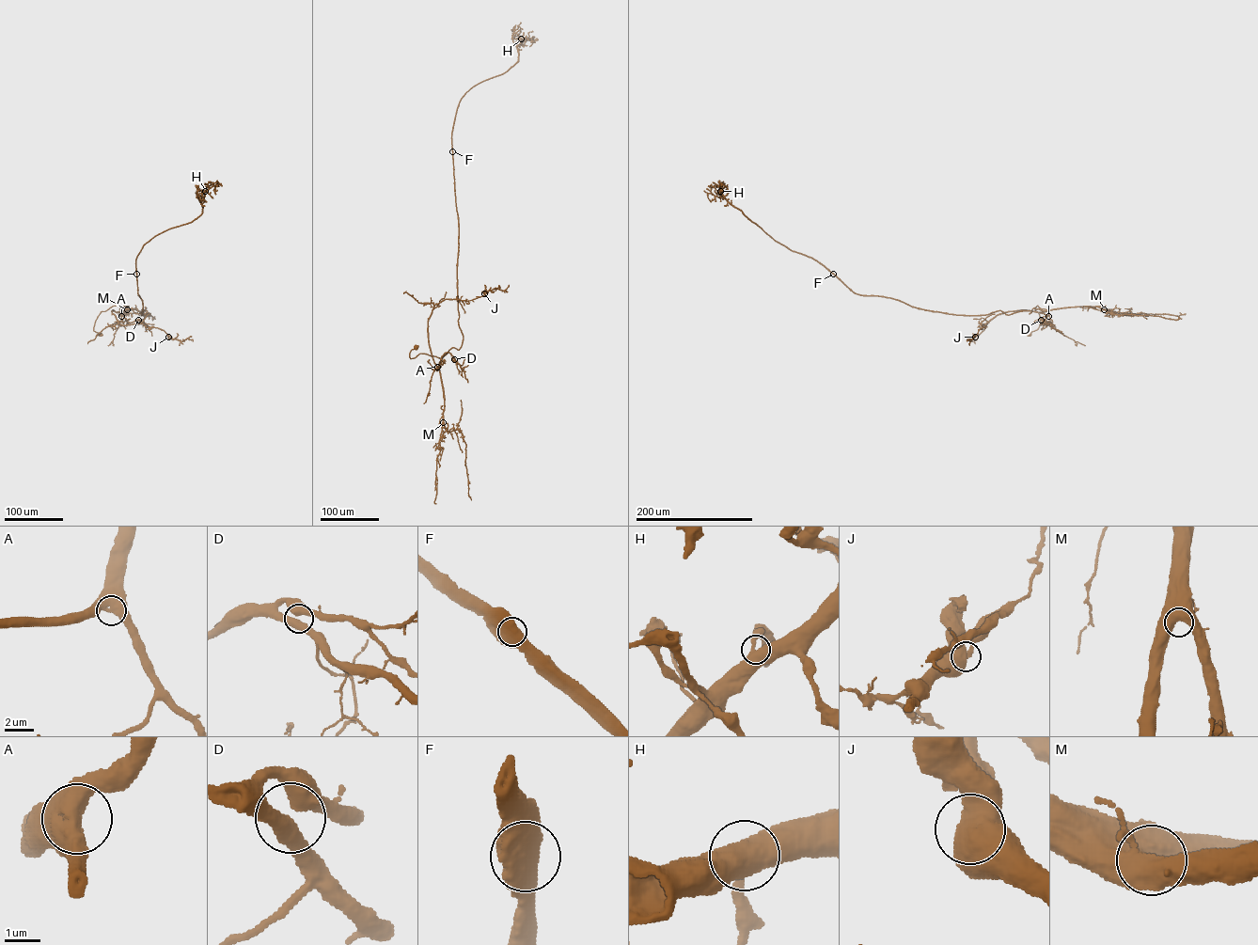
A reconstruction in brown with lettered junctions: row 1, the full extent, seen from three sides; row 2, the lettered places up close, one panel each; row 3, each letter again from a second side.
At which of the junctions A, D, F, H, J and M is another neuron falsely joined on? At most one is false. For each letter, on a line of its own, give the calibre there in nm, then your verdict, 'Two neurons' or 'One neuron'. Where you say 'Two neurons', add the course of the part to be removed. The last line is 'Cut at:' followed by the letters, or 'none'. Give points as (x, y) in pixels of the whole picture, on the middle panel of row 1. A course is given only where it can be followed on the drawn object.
A: Thickness 700 nm. One neuron
D: Thickness 460 nm. One neuron
F: Thickness 800 nm. One neuron
H: Thickness 650 nm. One neuron
J: Thickness 650 nm. Two neurons. Course of the part to remove: (484, 293), (494, 289), (504, 291), (508, 285)
M: Thickness 600 nm. One neuron
Cut at: J

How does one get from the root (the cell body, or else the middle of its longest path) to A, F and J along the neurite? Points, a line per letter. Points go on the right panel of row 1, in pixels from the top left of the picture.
A: (1029, 334), (1040, 323), (1039, 314), (1035, 311), (1037, 306), (1048, 310), (1048, 316)
F: (1029, 334), (1040, 323), (1035, 307), (1045, 309), (971, 315), (932, 311), (890, 298), (857, 294), (833, 274)
J: (1029, 334), (1040, 323), (1035, 307), (1048, 310), (999, 313), (984, 325), (981, 322), (982, 327), (975, 337)

